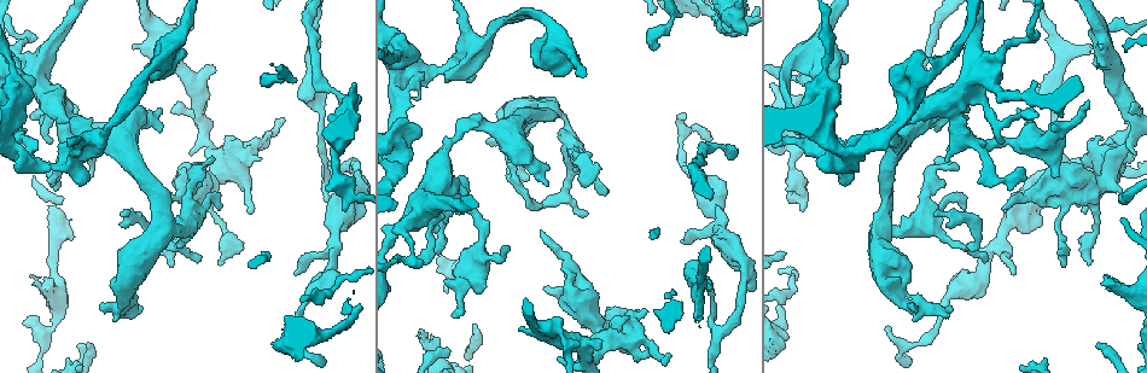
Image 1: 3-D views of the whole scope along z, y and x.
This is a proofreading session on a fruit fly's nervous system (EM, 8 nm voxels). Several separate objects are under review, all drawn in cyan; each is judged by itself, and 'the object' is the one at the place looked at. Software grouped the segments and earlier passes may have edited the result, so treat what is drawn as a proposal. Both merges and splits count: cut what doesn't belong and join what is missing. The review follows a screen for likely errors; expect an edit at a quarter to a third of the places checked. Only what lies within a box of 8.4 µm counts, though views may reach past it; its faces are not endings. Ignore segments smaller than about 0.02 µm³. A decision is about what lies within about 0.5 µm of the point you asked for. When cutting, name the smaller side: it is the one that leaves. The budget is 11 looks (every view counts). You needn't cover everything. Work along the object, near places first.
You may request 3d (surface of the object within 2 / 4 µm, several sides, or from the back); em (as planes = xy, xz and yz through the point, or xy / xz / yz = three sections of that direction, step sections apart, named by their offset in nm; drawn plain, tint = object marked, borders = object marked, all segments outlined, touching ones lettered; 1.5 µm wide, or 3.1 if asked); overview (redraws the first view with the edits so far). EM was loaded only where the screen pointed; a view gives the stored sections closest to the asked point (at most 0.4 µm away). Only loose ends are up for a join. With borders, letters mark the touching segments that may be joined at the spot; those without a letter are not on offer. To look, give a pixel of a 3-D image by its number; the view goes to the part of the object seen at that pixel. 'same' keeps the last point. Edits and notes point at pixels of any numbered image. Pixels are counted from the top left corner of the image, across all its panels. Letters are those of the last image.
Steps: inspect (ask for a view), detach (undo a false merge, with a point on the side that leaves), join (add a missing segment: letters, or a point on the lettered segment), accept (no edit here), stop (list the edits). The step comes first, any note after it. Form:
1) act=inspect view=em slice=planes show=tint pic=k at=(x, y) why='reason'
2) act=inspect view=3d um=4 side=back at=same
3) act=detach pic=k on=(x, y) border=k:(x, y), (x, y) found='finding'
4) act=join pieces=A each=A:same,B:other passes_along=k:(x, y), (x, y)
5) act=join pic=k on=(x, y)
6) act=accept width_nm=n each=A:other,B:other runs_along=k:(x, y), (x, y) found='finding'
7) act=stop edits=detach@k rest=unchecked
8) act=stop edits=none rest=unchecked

act=inspect view=em slice=planes show=tint pic=1 at=(340, 141) why='sudden change in width'

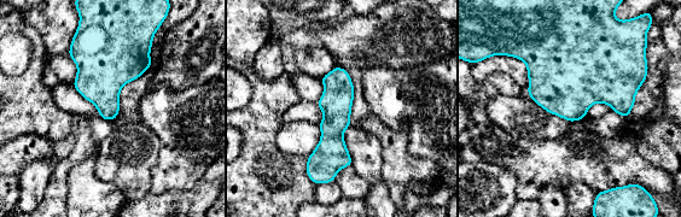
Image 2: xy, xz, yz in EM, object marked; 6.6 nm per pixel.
act=inspect view=em slice=planes show=borders at=same why='see the neighbours'

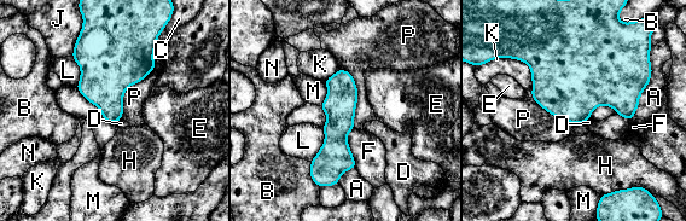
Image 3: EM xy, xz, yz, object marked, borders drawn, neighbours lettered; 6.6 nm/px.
act=accept width_nm=200 each=A:other,B:other,C:other,D:other,E:other,F:other,H:other,J:other,K:other,L:other,M:other,N:other,P:other runs_along=3:(342, 73), (332, 178) found='one neuron here'

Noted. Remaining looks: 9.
act=inspect view=3d um=4 pic=1 at=(201, 260) why='free end'

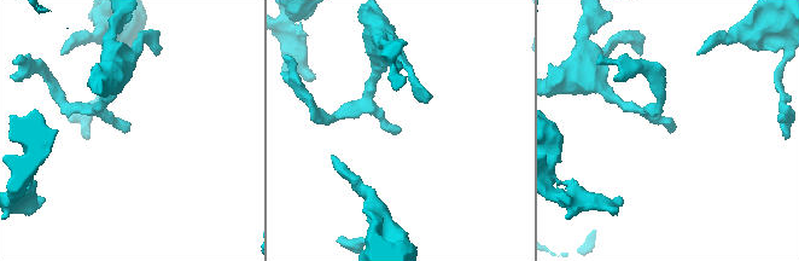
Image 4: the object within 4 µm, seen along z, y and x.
act=inspect view=em um=3.1 slice=planes show=borders pic=4 at=(127, 128) why='now the EM'

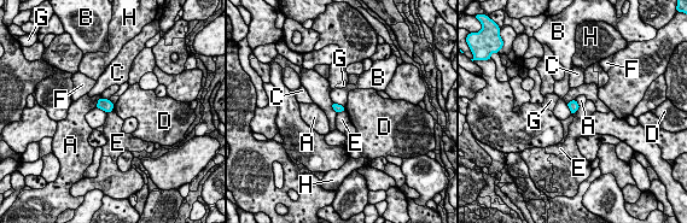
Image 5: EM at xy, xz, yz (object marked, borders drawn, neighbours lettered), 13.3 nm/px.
act=accept width_nm=100 each=A:other,B:other,C:other,D:other,E:other,F:other,G:other,H:other border=5:(344, 109), (337, 113) found='no lettered segment goes on from it'

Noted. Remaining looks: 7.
act=inspect view=3d um=2 pic=1 at=(681, 136) why='abrupt turn'

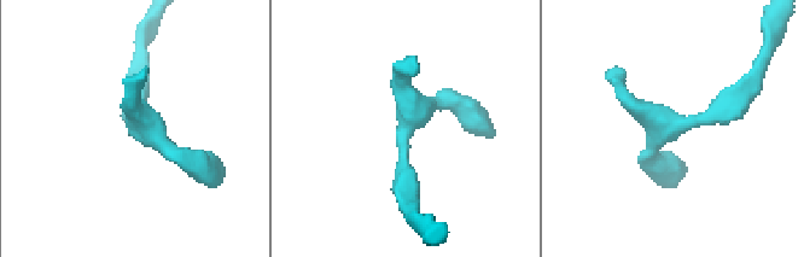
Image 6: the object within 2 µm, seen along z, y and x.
act=inspect view=em slice=planes show=borders pic=6 at=(673, 127) why='now the EM'

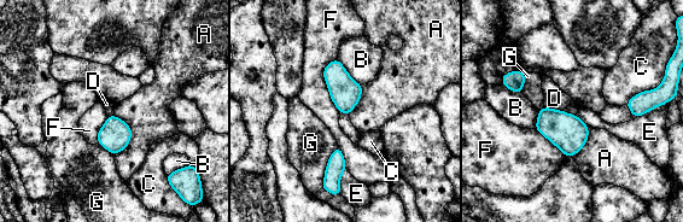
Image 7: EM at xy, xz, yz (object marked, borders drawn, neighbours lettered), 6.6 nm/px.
act=accept width_nm=180 each=A:other,B:other,C:other,D:other,E:other,F:other,G:other border=7:(115, 115), (132, 138), (114, 155) found='continuous, no second neuron'

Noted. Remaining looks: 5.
act=inspect view=3d um=2 pic=1 at=(683, 242)

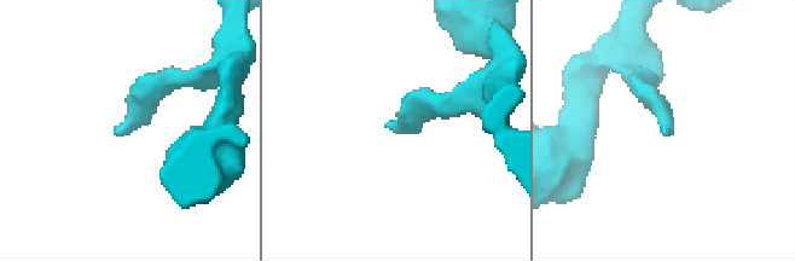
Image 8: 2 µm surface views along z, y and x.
act=inspect view=em slice=planes show=borders pic=8 at=(119, 135) why='need the tissue'

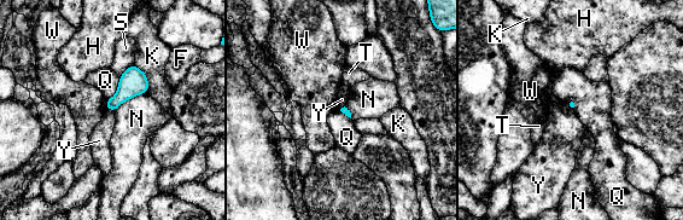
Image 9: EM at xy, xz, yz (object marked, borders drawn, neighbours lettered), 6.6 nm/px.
act=accept each=F:other,H:other,K:other,N:other,Q:other,S:other,T:other,W:other,Y:other border=9:(345, 103), (338, 108) found='none of them fits'

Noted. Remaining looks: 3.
act=stop edits=none rest=unchecked

